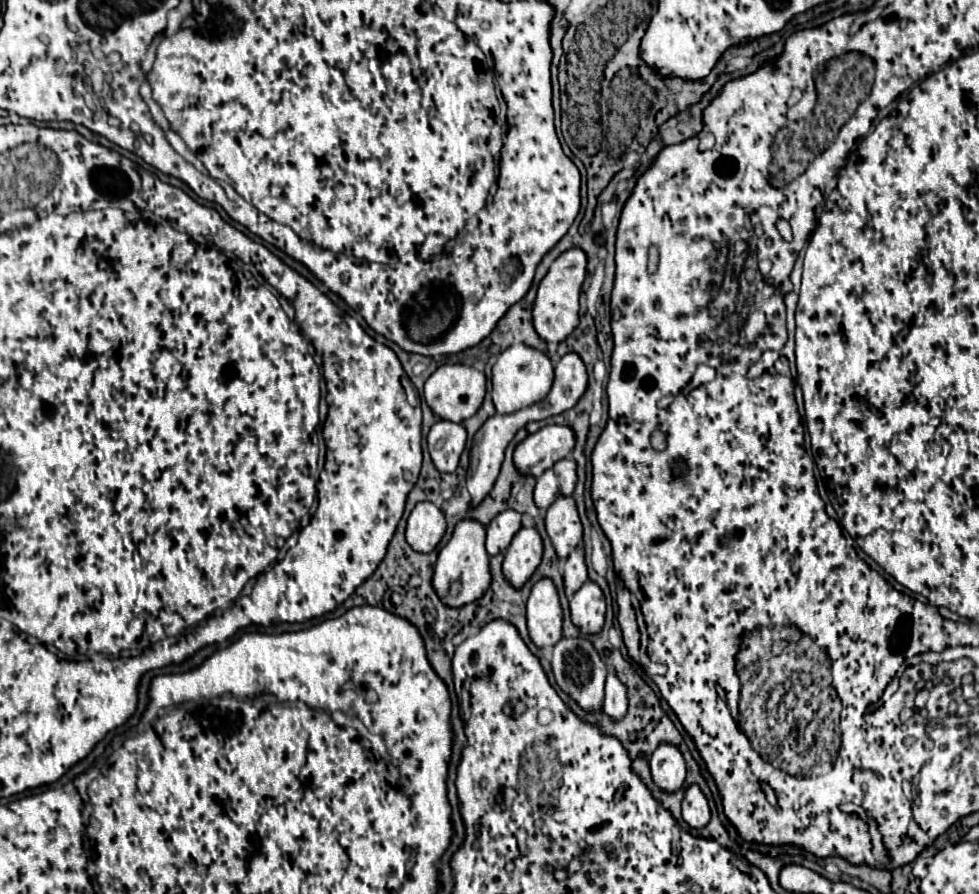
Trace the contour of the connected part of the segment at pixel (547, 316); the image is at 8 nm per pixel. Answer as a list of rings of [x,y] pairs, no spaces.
[[[572,247],[564,251],[552,265],[546,277],[542,279],[534,303],[534,327],[536,333],[546,341],[546,343],[560,343],[566,339],[578,325],[578,297],[580,289],[586,277],[586,265],[588,257],[580,247]]]

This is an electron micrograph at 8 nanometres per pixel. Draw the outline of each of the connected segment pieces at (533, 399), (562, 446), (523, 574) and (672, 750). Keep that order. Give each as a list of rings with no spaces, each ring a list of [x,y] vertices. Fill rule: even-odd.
[[[512,345],[508,347],[492,367],[492,399],[498,413],[512,413],[516,409],[534,405],[542,401],[554,381],[554,365],[550,357],[528,345]]]
[[[546,425],[528,435],[514,451],[514,463],[522,475],[540,477],[556,461],[572,455],[576,433],[568,425]]]
[[[522,527],[514,535],[514,539],[504,555],[502,571],[514,587],[522,587],[532,577],[540,559],[542,559],[542,537],[540,537],[538,529]]]
[[[660,743],[650,757],[650,771],[654,783],[664,791],[678,791],[684,785],[686,761],[676,745]]]

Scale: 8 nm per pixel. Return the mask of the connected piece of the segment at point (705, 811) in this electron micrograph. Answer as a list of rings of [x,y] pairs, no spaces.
[[[694,783],[686,789],[684,801],[682,801],[682,817],[690,827],[704,827],[710,821],[710,805],[702,789]]]

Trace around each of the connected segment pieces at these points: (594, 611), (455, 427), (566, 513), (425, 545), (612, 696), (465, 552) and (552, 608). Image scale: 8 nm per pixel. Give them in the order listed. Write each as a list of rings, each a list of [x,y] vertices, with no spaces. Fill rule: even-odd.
[[[586,581],[570,601],[572,621],[582,629],[582,633],[598,633],[604,625],[604,613],[606,613],[606,601],[604,593],[594,581]]]
[[[436,421],[428,433],[428,451],[440,473],[456,471],[466,445],[466,429],[462,423]]]
[[[558,497],[546,513],[546,531],[558,557],[568,557],[582,541],[582,523],[578,517],[574,497]]]
[[[418,503],[408,517],[408,545],[418,553],[432,553],[442,541],[444,533],[444,513],[434,503]]]
[[[608,669],[606,677],[606,697],[602,711],[608,713],[612,719],[622,719],[628,709],[628,691],[626,685],[618,679],[614,669]]]
[[[462,519],[456,523],[452,539],[440,549],[438,561],[434,567],[434,589],[442,593],[442,601],[450,607],[462,607],[466,603],[472,603],[484,595],[484,591],[490,585],[490,569],[488,569],[488,553],[484,549],[486,539],[486,527],[478,523],[476,519]],[[460,583],[462,589],[456,595],[450,595],[450,585]]]
[[[550,577],[534,583],[528,597],[528,629],[538,647],[556,645],[562,637],[562,605],[556,585]]]

